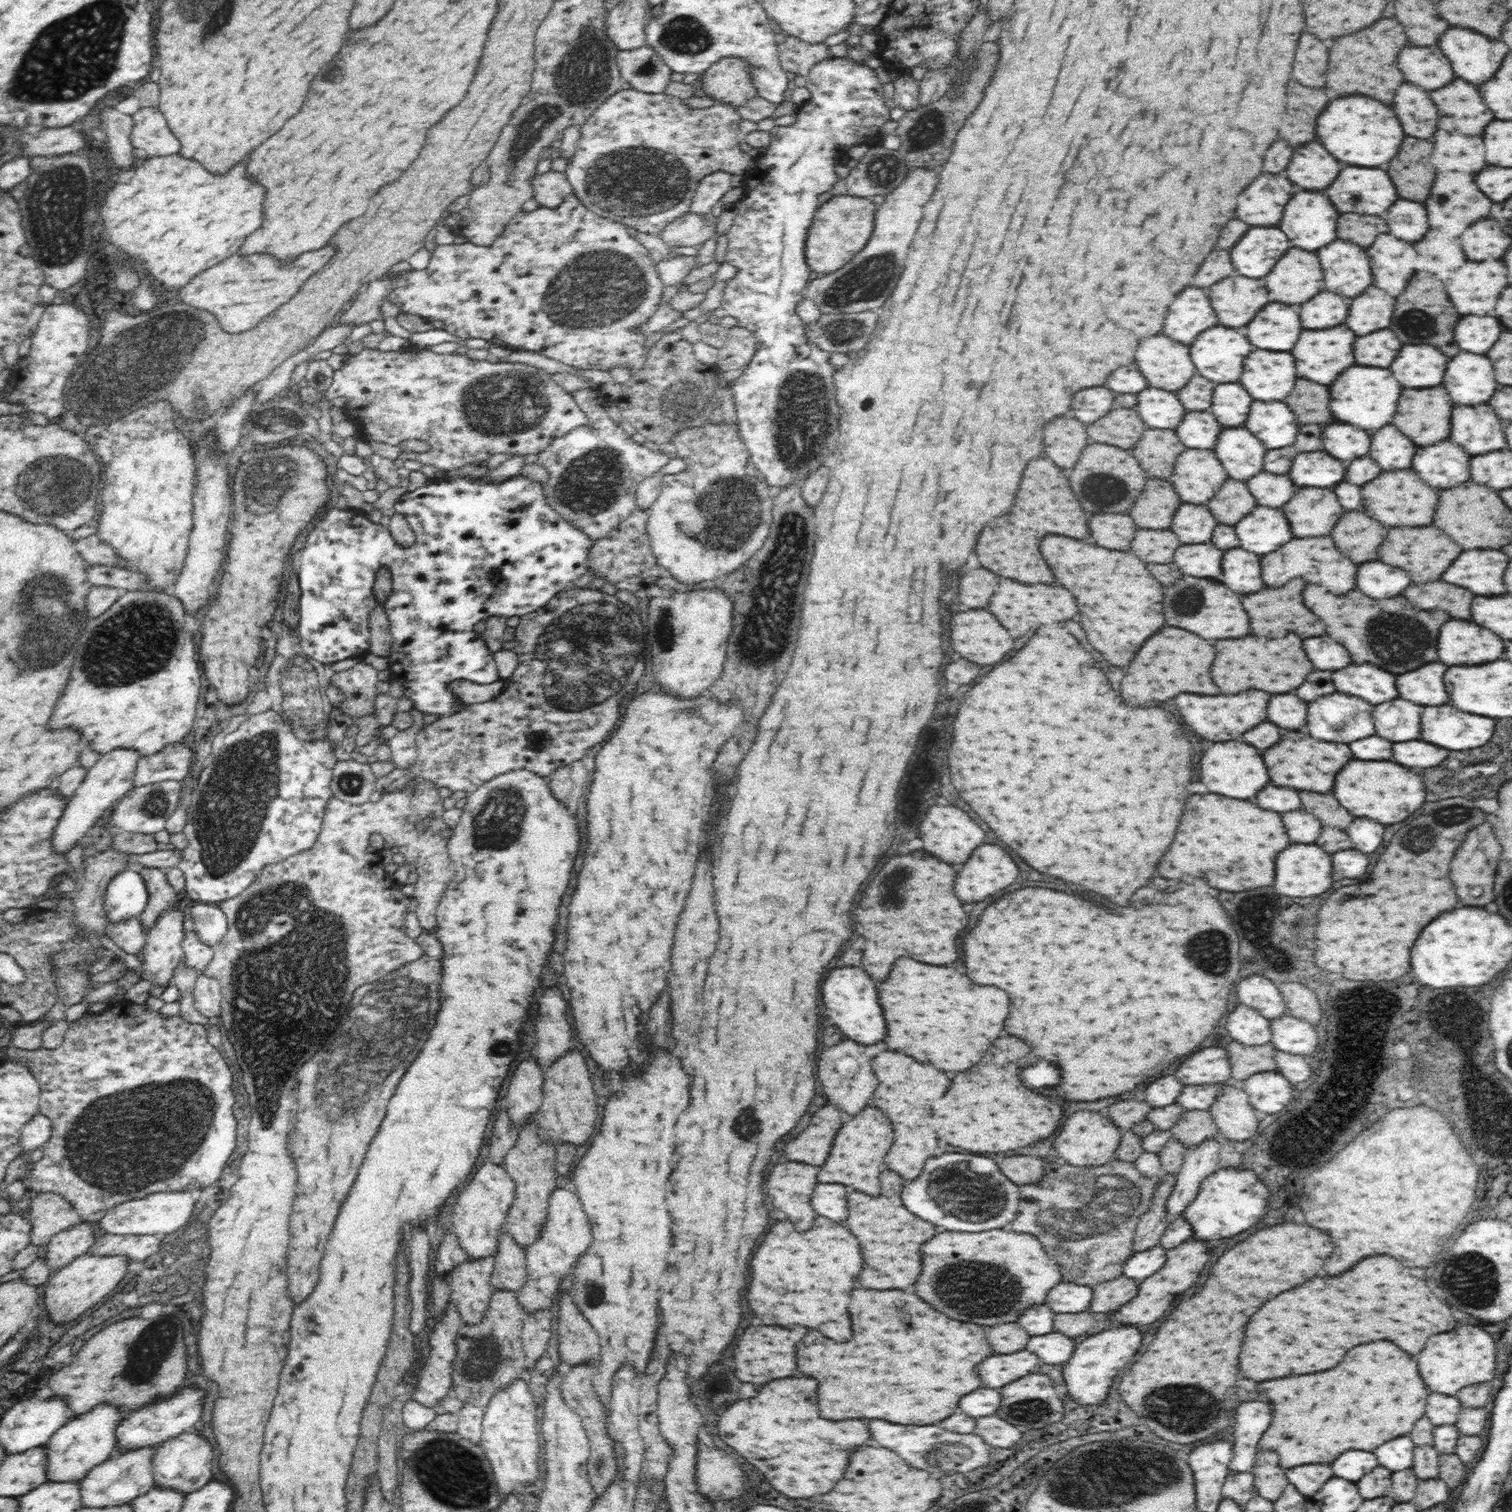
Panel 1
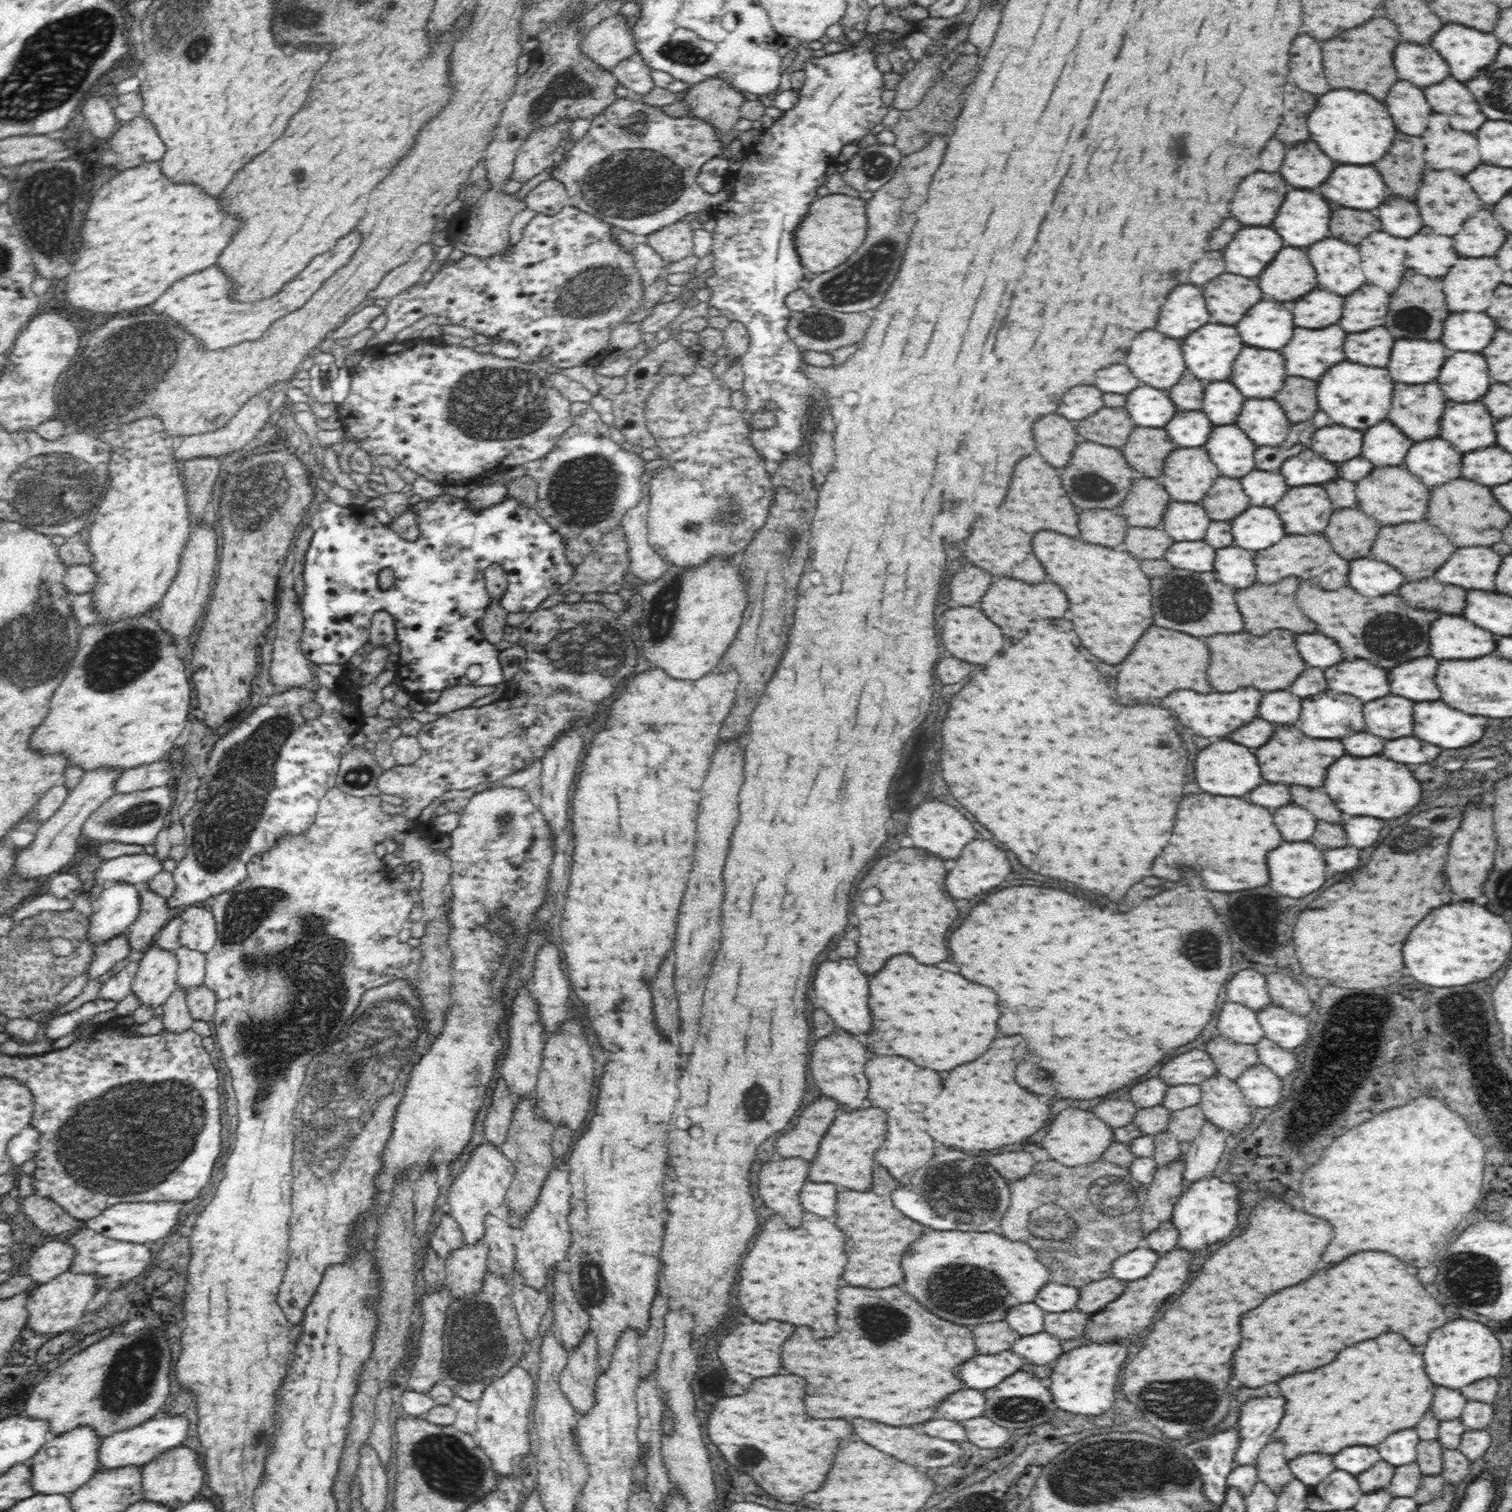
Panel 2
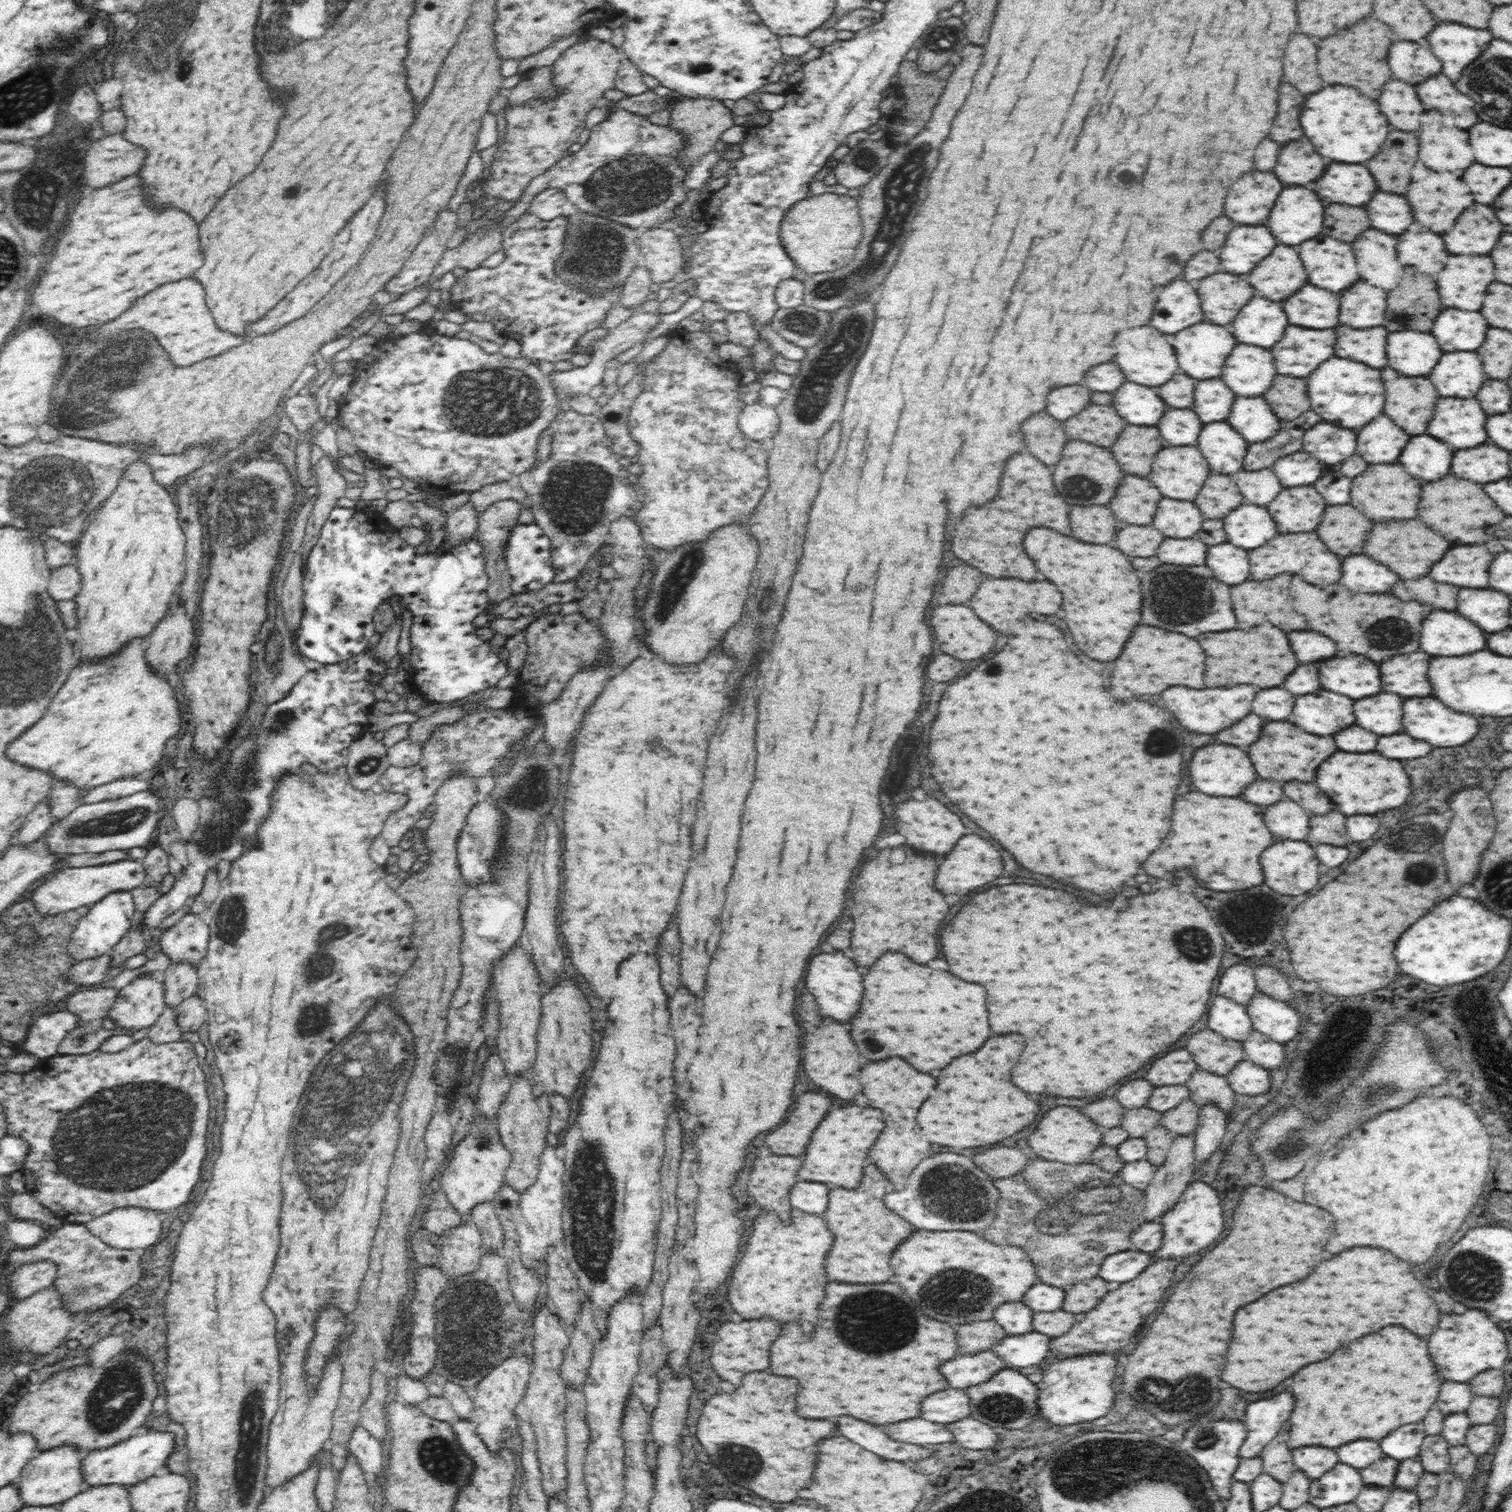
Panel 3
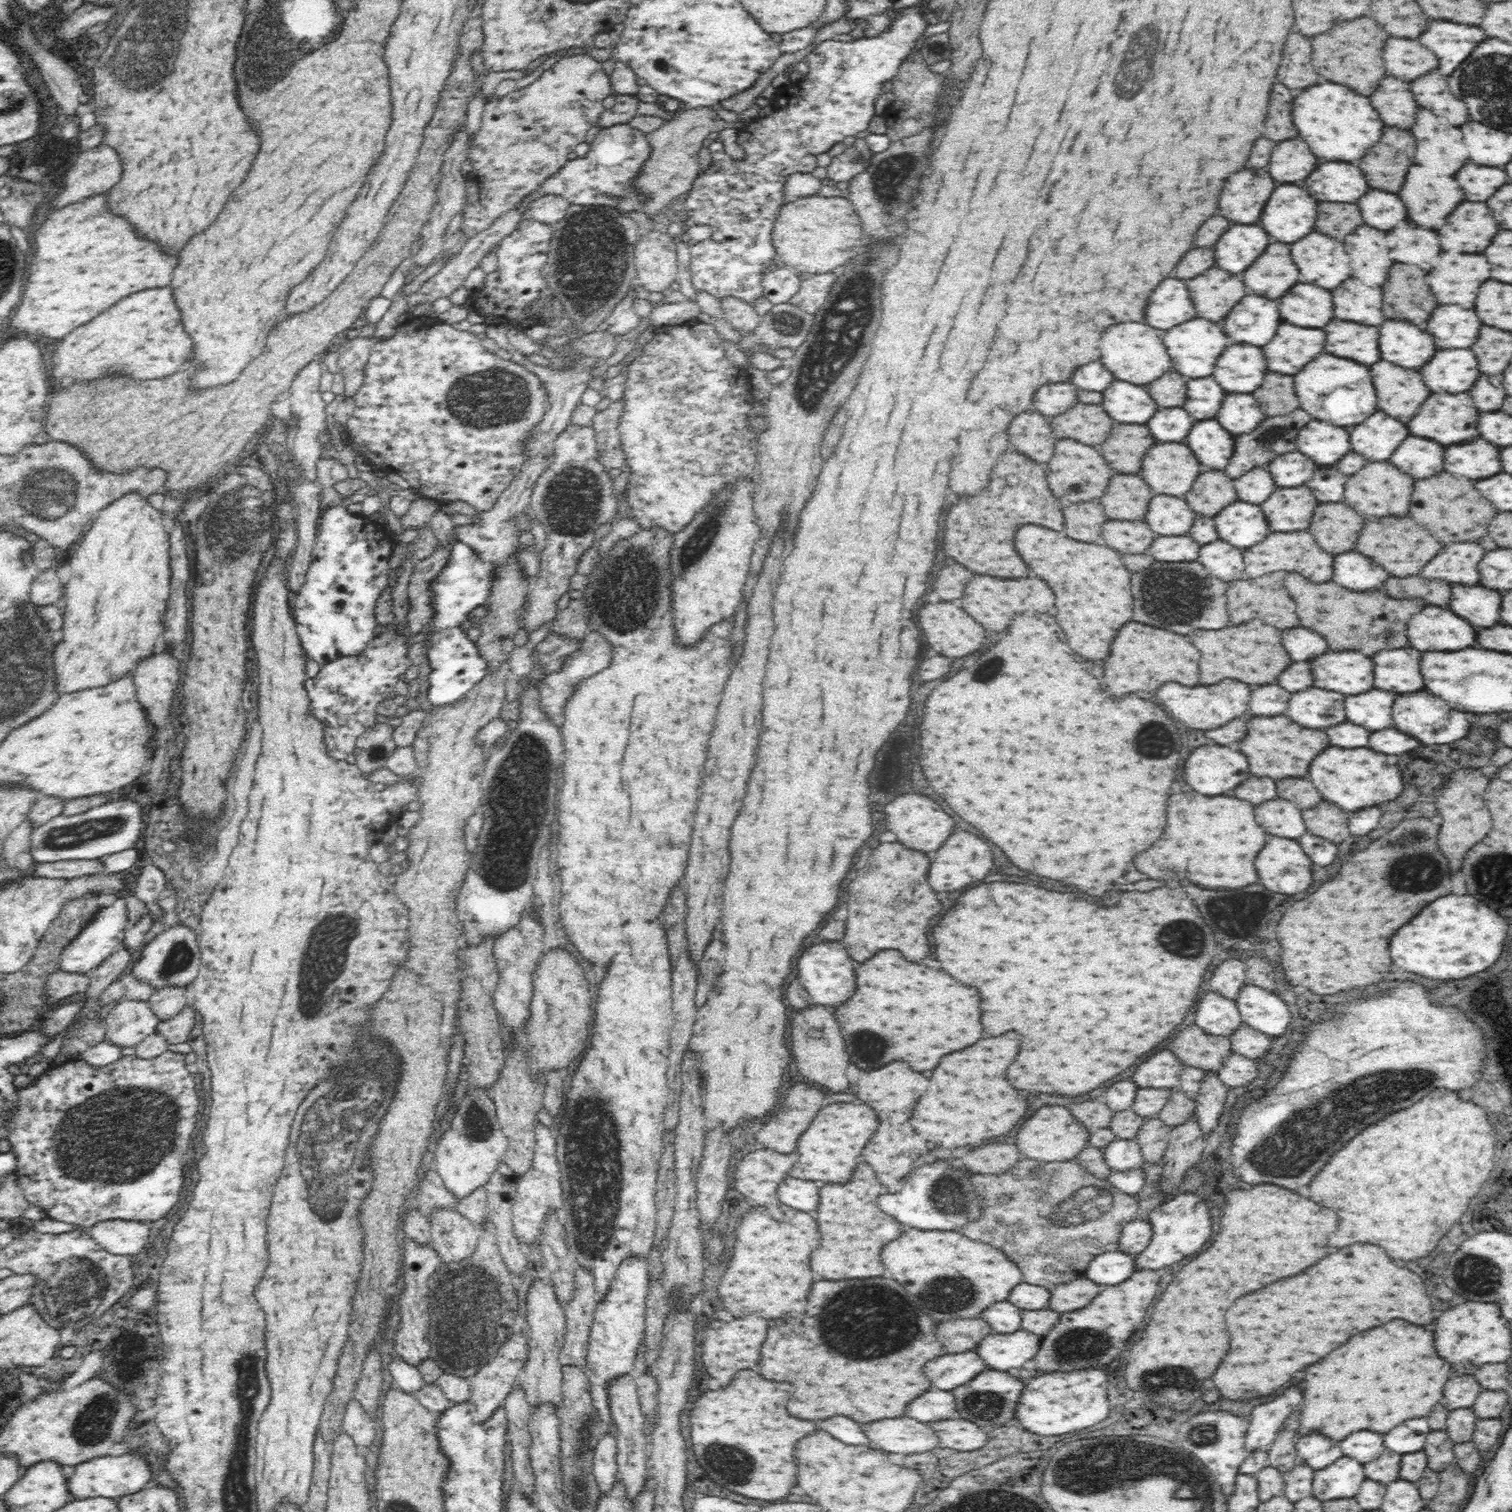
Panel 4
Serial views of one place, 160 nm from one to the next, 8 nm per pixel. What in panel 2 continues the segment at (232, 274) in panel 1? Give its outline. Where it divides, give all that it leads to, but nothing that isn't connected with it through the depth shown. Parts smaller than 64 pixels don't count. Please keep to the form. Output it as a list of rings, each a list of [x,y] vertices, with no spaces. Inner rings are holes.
[[[358,230],[346,234],[344,238],[338,240],[336,248],[332,248],[332,256],[330,256],[330,252],[316,256],[316,260],[312,260],[312,264],[308,264],[308,268],[304,272],[300,272],[300,276],[296,276],[296,280],[292,280],[292,284],[286,284],[282,288],[282,292],[278,292],[278,296],[274,296],[272,300],[260,300],[256,304],[232,302],[230,300],[230,290],[232,290],[230,280],[216,266],[212,266],[212,268],[206,268],[204,272],[186,276],[178,284],[172,284],[172,288],[168,288],[164,292],[164,296],[160,296],[152,304],[152,312],[164,314],[164,316],[170,316],[172,320],[176,320],[184,330],[188,330],[192,336],[196,336],[206,350],[220,350],[220,348],[226,348],[226,346],[232,346],[238,342],[256,340],[270,328],[272,322],[302,308],[312,298],[312,294],[320,288],[320,284],[324,284],[338,268],[342,268],[350,262],[356,248],[360,246],[360,242],[362,242],[362,236]]]

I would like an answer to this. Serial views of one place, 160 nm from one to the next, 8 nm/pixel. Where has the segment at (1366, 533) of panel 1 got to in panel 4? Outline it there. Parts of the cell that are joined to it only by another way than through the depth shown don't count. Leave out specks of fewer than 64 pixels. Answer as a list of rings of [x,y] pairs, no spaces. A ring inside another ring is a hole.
[[[1334,502],[1316,506],[1310,532],[1328,554],[1342,554],[1354,550],[1362,526],[1364,518],[1358,512],[1342,502]]]

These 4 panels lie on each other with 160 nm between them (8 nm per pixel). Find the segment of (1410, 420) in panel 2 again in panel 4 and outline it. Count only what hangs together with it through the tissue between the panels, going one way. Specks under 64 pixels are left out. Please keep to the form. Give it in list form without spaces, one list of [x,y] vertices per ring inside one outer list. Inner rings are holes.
[[[1386,360],[1370,366],[1372,382],[1378,396],[1378,408],[1402,420],[1404,424],[1416,414],[1420,404],[1430,396],[1420,372],[1400,368]]]

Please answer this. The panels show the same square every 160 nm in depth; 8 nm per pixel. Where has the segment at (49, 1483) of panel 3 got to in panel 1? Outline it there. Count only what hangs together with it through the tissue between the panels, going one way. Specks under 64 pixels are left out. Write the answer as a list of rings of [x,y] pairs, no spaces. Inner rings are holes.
[[[98,1404],[90,1412],[72,1417],[50,1437],[47,1448],[46,1478],[50,1482],[79,1482],[98,1464],[116,1454],[116,1427],[125,1416],[113,1404]]]

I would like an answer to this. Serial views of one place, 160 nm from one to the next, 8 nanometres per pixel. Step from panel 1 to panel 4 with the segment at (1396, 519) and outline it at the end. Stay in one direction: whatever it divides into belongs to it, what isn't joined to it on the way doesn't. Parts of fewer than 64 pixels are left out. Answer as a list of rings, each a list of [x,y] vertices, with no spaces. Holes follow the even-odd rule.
[[[1368,462],[1360,472],[1352,474],[1346,482],[1344,500],[1360,516],[1402,516],[1408,512],[1414,480],[1388,462]]]

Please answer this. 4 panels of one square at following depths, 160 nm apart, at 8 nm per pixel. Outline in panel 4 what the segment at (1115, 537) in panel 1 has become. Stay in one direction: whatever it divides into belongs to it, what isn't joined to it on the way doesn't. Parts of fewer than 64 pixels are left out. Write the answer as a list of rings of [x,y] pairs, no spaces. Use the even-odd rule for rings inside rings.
[[[1084,502],[1064,508],[1064,526],[1070,538],[1080,542],[1094,542],[1100,538],[1100,526],[1106,522],[1100,504]]]

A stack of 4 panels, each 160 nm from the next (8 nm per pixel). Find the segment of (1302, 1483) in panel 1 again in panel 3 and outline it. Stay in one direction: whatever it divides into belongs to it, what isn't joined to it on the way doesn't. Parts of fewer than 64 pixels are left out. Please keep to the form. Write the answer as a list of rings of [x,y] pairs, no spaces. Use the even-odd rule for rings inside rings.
[[[1303,1446],[1291,1451],[1296,1470],[1306,1473],[1310,1480],[1320,1478],[1338,1462],[1338,1454],[1332,1448]]]

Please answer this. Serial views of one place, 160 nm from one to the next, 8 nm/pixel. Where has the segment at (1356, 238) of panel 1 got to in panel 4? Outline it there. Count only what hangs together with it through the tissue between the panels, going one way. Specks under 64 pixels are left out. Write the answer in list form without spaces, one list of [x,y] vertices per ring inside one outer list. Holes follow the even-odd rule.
[[[1324,202],[1318,204],[1318,218],[1316,218],[1318,232],[1342,240],[1362,224],[1364,220],[1356,204],[1324,204]]]

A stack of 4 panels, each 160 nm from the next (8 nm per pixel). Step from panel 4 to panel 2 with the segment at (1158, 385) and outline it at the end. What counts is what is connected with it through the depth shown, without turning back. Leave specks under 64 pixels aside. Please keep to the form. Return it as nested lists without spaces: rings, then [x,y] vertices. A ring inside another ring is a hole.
[[[1187,372],[1182,375],[1182,378],[1172,388],[1166,391],[1178,410],[1200,411],[1203,405],[1204,389],[1207,383],[1207,381],[1198,379],[1192,373]]]

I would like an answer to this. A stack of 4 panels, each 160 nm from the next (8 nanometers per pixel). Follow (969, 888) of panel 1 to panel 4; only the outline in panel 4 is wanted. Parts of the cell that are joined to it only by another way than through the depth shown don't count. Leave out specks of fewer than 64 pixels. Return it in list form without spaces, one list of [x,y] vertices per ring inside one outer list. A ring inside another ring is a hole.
[[[952,832],[952,836],[944,842],[944,846],[934,852],[930,872],[928,872],[928,882],[934,890],[940,890],[940,892],[962,890],[972,882],[978,882],[984,876],[988,876],[992,868],[994,868],[992,852],[984,840],[976,838],[970,832]]]

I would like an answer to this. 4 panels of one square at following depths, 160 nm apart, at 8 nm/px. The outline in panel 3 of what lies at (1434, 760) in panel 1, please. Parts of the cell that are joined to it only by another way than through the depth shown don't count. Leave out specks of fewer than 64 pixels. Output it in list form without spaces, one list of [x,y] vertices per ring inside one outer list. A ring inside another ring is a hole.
[[[1392,734],[1392,736],[1378,738],[1376,750],[1388,758],[1412,760],[1412,758],[1426,756],[1432,750],[1432,746],[1424,744],[1420,740],[1412,740],[1412,736],[1408,736],[1408,734]]]

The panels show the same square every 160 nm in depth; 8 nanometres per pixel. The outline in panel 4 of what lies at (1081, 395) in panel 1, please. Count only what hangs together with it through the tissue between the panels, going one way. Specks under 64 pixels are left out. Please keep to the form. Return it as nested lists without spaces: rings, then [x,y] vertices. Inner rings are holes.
[[[1046,384],[1034,394],[1034,408],[1044,416],[1062,414],[1078,403],[1079,388],[1074,384]]]

